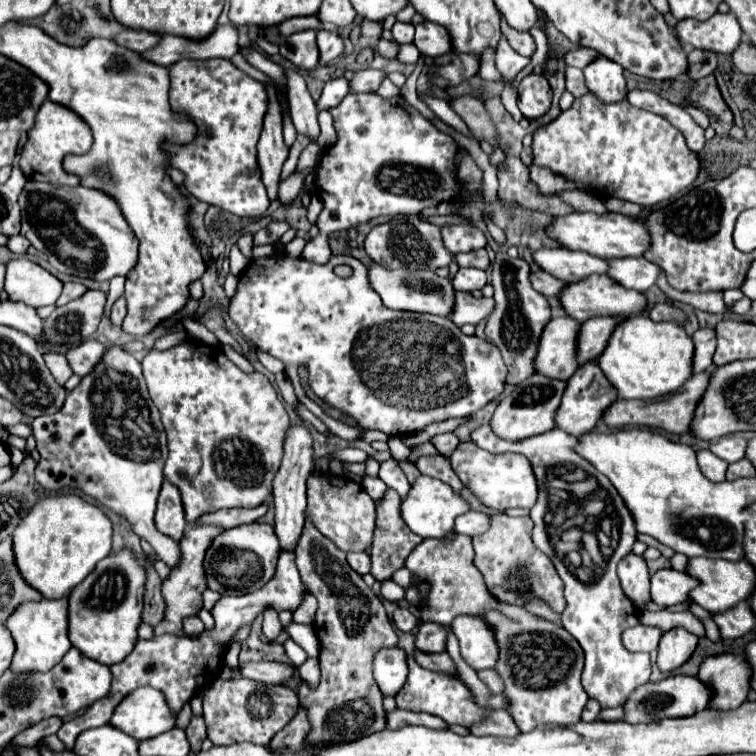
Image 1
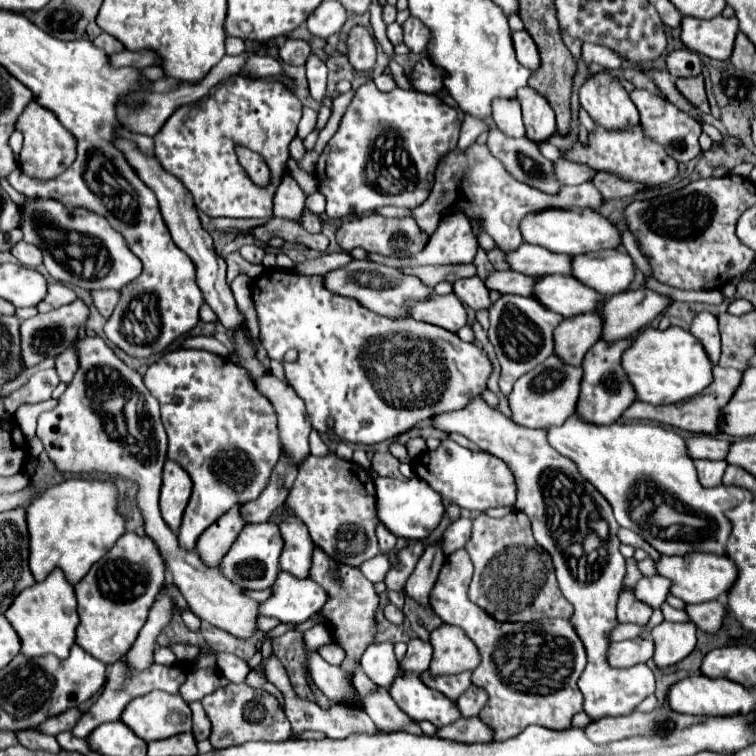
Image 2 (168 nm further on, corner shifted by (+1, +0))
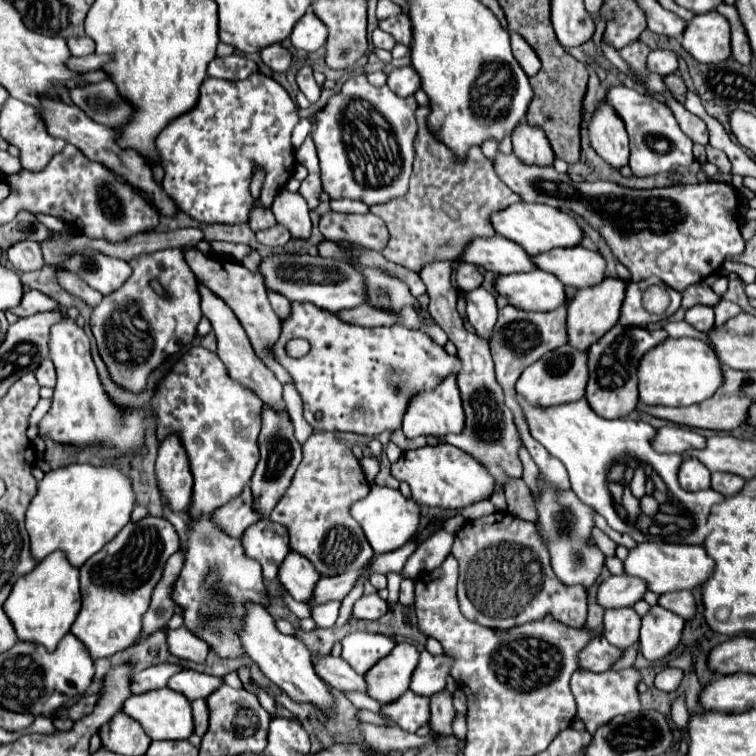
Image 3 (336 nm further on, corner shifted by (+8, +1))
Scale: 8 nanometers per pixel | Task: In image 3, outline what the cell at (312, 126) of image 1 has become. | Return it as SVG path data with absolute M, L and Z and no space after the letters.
M229 55L229 57L215 57L209 63L207 73L211 77L219 77L219 79L227 79L227 81L237 81L237 79L245 79L249 75L253 75L255 71L259 71L257 63L251 59L245 59L241 55Z

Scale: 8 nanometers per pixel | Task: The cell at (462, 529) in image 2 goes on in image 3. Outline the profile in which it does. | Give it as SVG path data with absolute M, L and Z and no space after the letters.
M435 531L429 539L421 541L417 545L417 549L413 551L413 555L407 559L407 563L401 571L403 577L415 579L415 577L439 567L443 563L443 559L451 553L453 541L455 541L455 535L451 535L447 531Z

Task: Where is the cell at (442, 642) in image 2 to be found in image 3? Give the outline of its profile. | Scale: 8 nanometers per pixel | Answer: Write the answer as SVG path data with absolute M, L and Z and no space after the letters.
M427 649L421 651L421 659L411 677L411 689L419 695L431 697L433 693L445 687L447 677L451 675L451 659L447 653L431 655Z

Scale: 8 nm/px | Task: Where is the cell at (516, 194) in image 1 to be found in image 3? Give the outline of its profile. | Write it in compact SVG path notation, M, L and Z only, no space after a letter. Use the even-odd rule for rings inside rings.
M423 95L423 105L419 105L419 111L415 113L419 133L415 139L417 155L413 163L409 193L401 199L371 207L371 213L381 217L391 233L389 245L383 255L389 261L413 271L419 271L429 261L459 259L473 239L487 239L497 235L491 227L491 215L521 201L519 195L515 195L497 177L491 161L483 155L481 147L471 147L465 159L459 159L455 151L439 141L435 133L431 133L431 129L427 127L429 113L429 99L427 95ZM451 213L455 213L453 219Z

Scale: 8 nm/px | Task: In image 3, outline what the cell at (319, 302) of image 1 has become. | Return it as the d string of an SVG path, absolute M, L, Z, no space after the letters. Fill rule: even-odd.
M291 303L291 315L287 319L281 321L281 337L279 341L273 345L273 355L275 359L287 369L287 373L291 375L293 379L293 385L295 389L299 391L301 399L303 399L303 415L305 419L311 423L311 427L315 431L331 431L331 433L337 433L337 431L351 431L351 433L357 433L357 435L369 435L369 437L377 437L381 435L383 431L397 431L401 429L401 423L403 423L403 415L407 411L407 405L411 403L411 399L423 391L433 391L447 375L459 375L459 357L457 355L449 355L443 347L439 347L437 343L431 343L431 337L425 333L425 331L413 331L413 329L405 329L401 325L391 325L391 327L355 327L353 323L343 323L335 313L331 311L323 311L321 307L313 307L311 303ZM293 337L301 337L301 339L307 339L311 343L311 351L301 357L301 359L285 359L285 343ZM321 411L323 417L321 421L315 419L315 413Z

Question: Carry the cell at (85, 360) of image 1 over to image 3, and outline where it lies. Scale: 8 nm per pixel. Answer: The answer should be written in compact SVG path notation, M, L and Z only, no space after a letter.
M43 359L41 365L35 371L39 385L43 387L55 387L55 365L51 363L51 359Z

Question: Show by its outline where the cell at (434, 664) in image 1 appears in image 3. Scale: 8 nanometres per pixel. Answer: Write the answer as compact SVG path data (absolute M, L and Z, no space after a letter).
M443 689L431 697L431 729L435 733L453 733L451 731L451 721L455 717L453 709L453 695Z

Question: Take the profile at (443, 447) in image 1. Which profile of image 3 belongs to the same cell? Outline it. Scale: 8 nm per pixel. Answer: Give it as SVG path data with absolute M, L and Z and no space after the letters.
M507 479L505 483L505 497L507 497L507 511L527 519L527 521L535 521L537 513L535 513L535 505L533 505L533 495L529 491L529 487L523 483L523 479Z

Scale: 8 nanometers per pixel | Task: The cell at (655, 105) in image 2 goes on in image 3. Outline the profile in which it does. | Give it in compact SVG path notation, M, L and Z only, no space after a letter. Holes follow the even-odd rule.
M625 85L611 87L609 93L605 95L605 101L625 121L629 141L631 141L629 165L631 165L635 177L669 173L669 171L677 171L677 169L683 169L693 163L693 141L681 131L681 127L677 125L677 121L667 105L659 103L657 99L653 99L637 89L629 89ZM659 139L667 141L667 149L659 149L659 145L657 145Z

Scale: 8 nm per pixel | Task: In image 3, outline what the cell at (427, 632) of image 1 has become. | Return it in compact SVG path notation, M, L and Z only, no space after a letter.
M403 641L393 647L393 651L383 657L371 671L367 671L367 691L379 703L395 701L401 693L409 689L411 675L419 663L419 651L413 643Z

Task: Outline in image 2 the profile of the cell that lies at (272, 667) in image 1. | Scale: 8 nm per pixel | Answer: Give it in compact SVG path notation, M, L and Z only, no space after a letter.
M216 652L216 664L222 672L222 676L226 676L230 682L242 682L246 678L246 674L250 672L248 664L228 652Z

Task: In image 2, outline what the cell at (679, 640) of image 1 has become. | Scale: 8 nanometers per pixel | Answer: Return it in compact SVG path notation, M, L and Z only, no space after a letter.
M662 622L652 630L654 662L658 668L684 660L696 646L696 626L692 622Z

